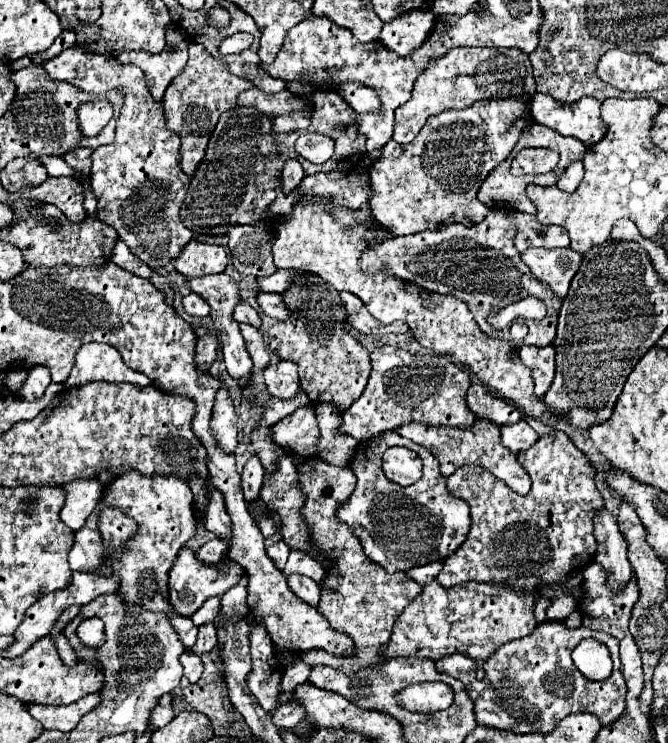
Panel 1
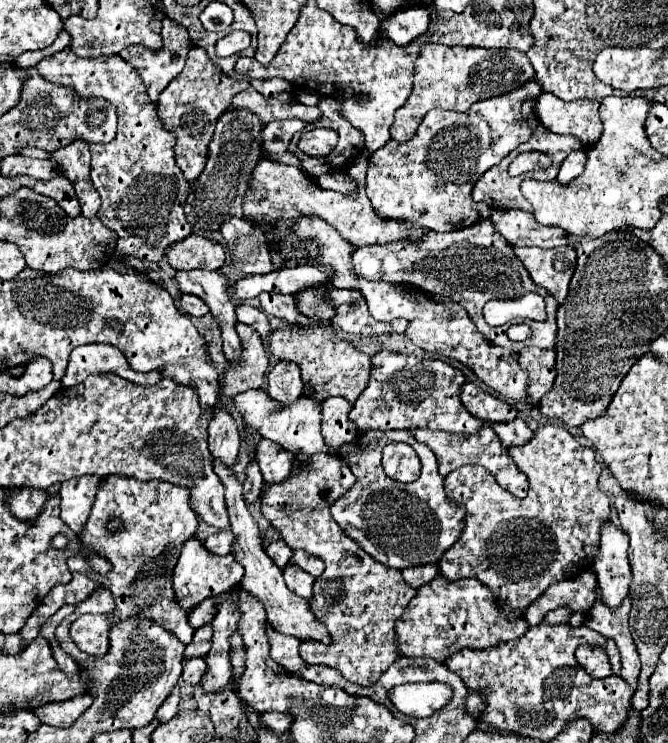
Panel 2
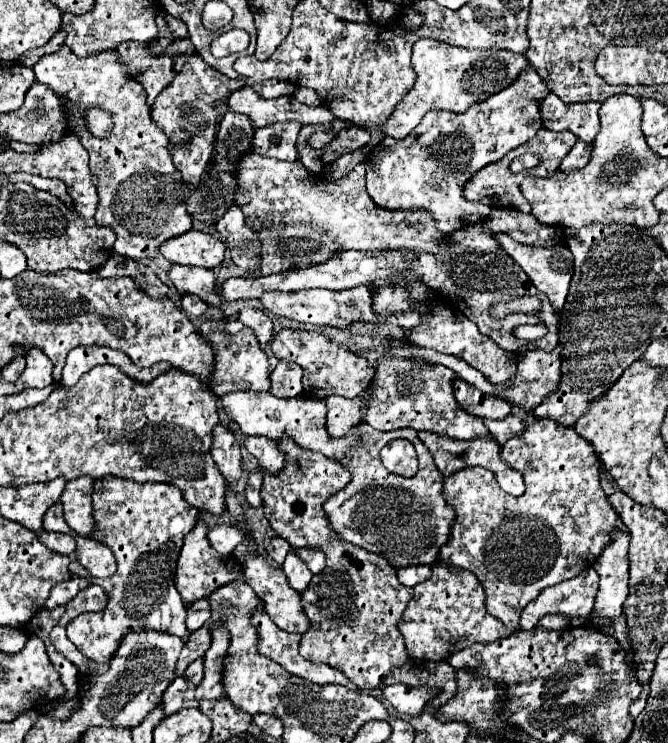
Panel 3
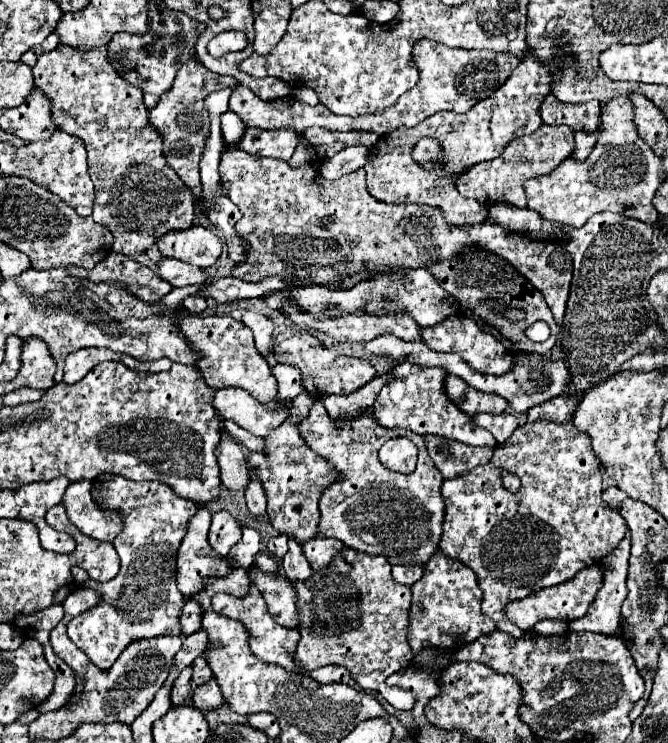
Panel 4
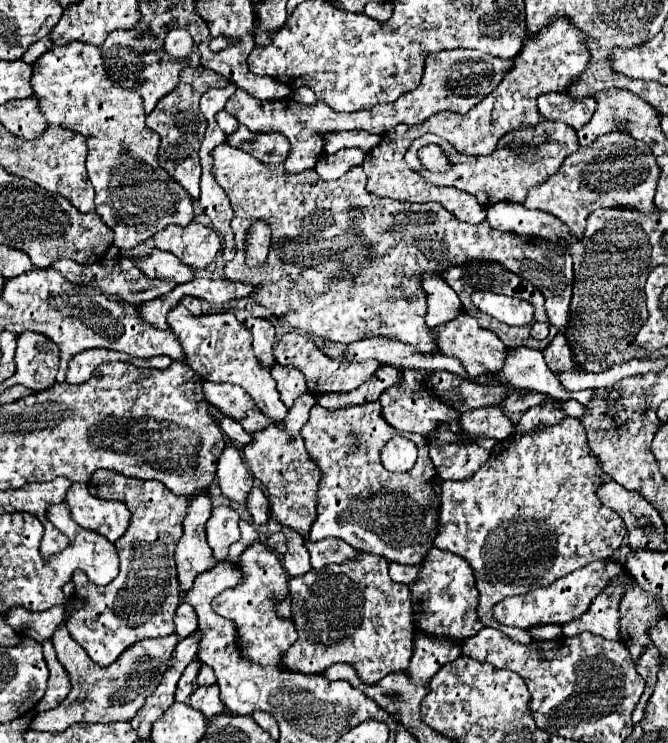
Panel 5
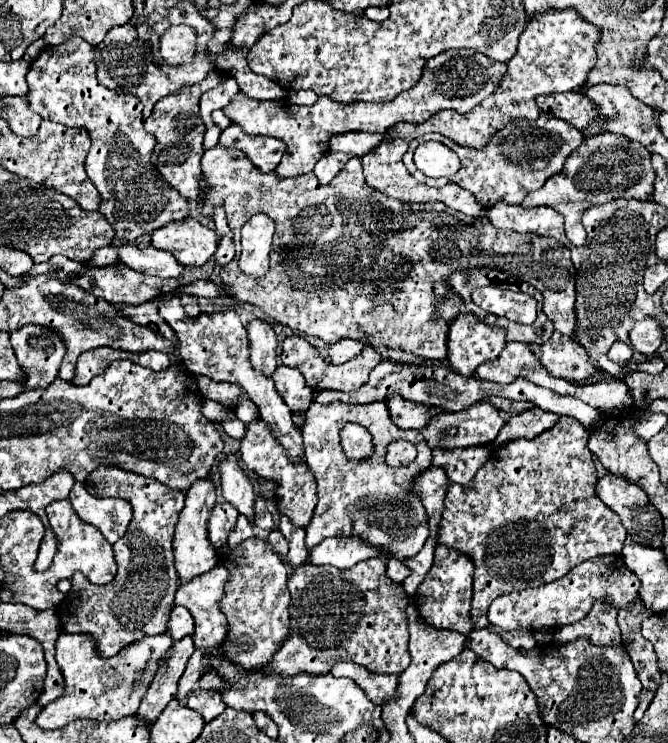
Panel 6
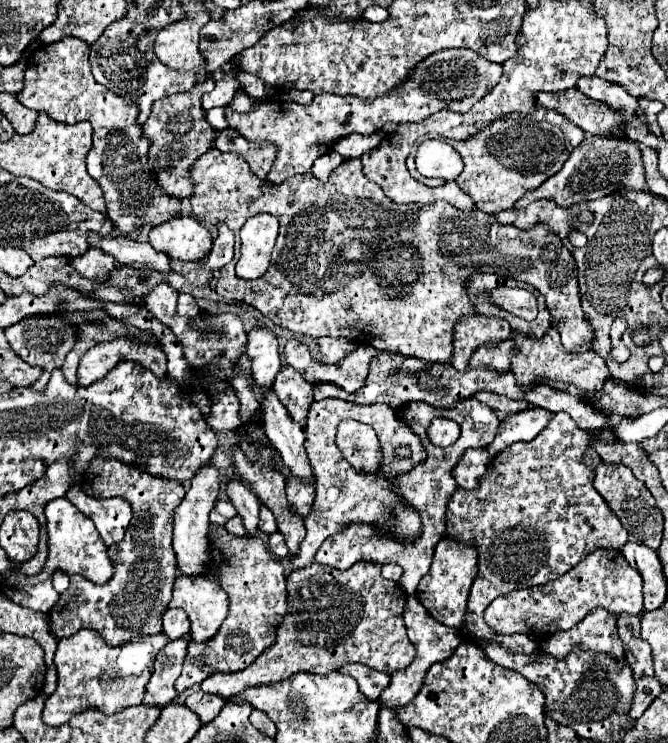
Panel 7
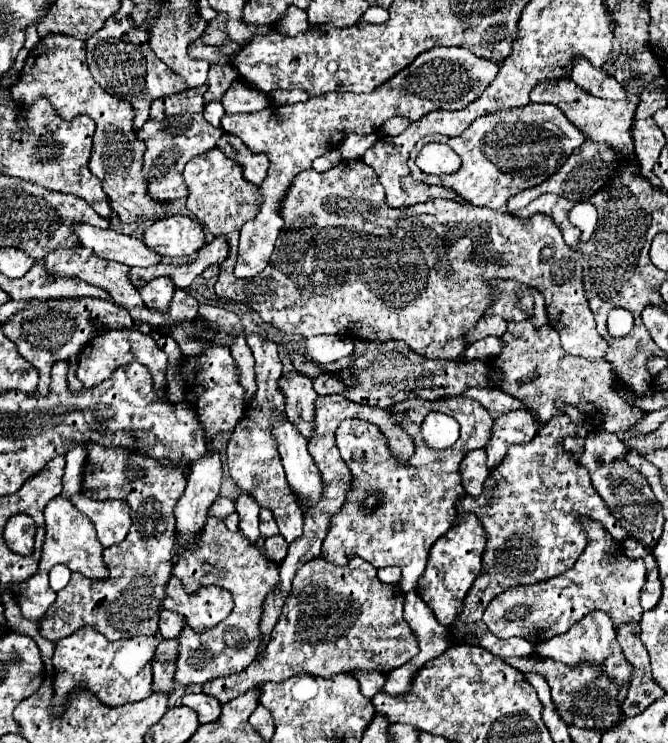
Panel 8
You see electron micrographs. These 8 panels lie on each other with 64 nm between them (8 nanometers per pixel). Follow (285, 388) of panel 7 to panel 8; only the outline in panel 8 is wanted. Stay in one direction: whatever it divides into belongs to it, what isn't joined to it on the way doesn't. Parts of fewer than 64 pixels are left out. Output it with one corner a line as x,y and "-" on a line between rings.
290,372
282,376
280,380
280,390
286,396
286,416
294,424
294,428
304,436
312,438
314,432
314,402
318,394
312,388
312,380
298,374

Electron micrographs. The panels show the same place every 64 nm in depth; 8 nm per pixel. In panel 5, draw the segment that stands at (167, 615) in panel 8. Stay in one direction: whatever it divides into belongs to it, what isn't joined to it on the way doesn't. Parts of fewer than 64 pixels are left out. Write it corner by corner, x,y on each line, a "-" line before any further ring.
180,604
178,610
176,610
176,616
174,616
174,630
176,630
176,636
186,638
190,634
194,634
198,628
198,620
196,620
196,612
188,606
188,604

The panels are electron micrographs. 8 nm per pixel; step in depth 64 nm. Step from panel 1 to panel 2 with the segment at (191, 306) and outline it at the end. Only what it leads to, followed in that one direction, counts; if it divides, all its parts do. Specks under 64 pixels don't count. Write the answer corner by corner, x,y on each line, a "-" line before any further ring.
182,294
182,310
190,316
204,316
208,312
208,306
204,300
200,300
198,296
192,294

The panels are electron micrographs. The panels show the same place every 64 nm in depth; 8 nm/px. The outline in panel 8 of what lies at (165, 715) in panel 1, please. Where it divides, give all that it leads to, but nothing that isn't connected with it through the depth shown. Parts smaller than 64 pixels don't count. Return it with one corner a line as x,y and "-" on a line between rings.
214,516
206,518
204,528
194,536
188,546
180,546
176,542
176,564
172,576
180,578
186,592
196,592
202,586
218,584
228,588
234,598
232,614
204,632
192,632
192,628
184,626
180,632
180,648
176,660
176,676
174,680
182,686
186,684
204,684
208,680
240,674
248,664
254,662
258,642
260,642
260,614
264,596
276,586
278,564
270,562
258,546
250,544
242,534
230,532
222,520

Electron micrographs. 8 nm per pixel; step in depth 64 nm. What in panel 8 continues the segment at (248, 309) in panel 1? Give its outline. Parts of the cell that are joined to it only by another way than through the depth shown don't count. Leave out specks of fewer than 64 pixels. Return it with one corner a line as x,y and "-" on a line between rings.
248,336
246,338
254,360
256,360
256,394
252,396
252,402
248,404
248,410
238,420
226,454
228,454
228,470
230,478
236,482
236,486
244,492
248,492
262,508
270,508
274,514
274,520
280,528
280,534
286,538
286,542
294,542
302,534
302,520
304,510
300,508
294,492
288,488
284,468
280,464
280,454
276,448
276,438
272,438
272,418
274,414
284,414
284,394
280,392
278,380
282,376
282,364
278,358
276,344
272,340
260,338
260,336

